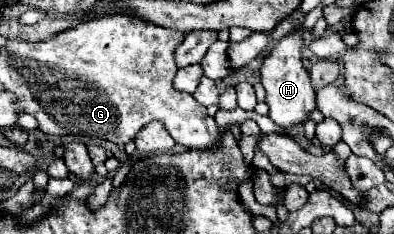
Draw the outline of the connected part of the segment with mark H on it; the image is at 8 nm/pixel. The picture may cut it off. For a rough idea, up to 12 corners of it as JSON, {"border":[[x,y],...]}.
{"border":[[301,33],[265,55],[261,83],[269,117],[283,129],[315,105],[301,63]]}

